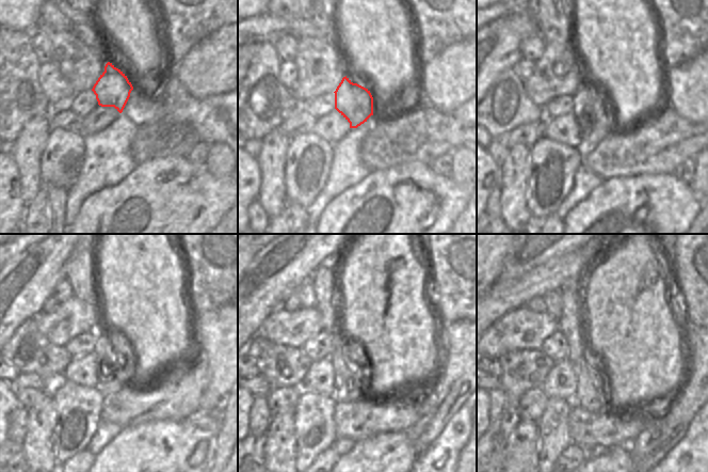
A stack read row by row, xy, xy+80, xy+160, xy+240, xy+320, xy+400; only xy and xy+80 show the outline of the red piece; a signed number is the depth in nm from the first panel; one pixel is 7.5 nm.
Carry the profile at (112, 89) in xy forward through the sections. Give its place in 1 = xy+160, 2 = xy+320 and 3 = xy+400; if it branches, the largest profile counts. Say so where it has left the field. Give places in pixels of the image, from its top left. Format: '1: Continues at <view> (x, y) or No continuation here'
1: Continues at xy+160 (595, 120)
2: Continues at xy+320 (349, 375)
3: Continues at xy+400 (589, 395).

